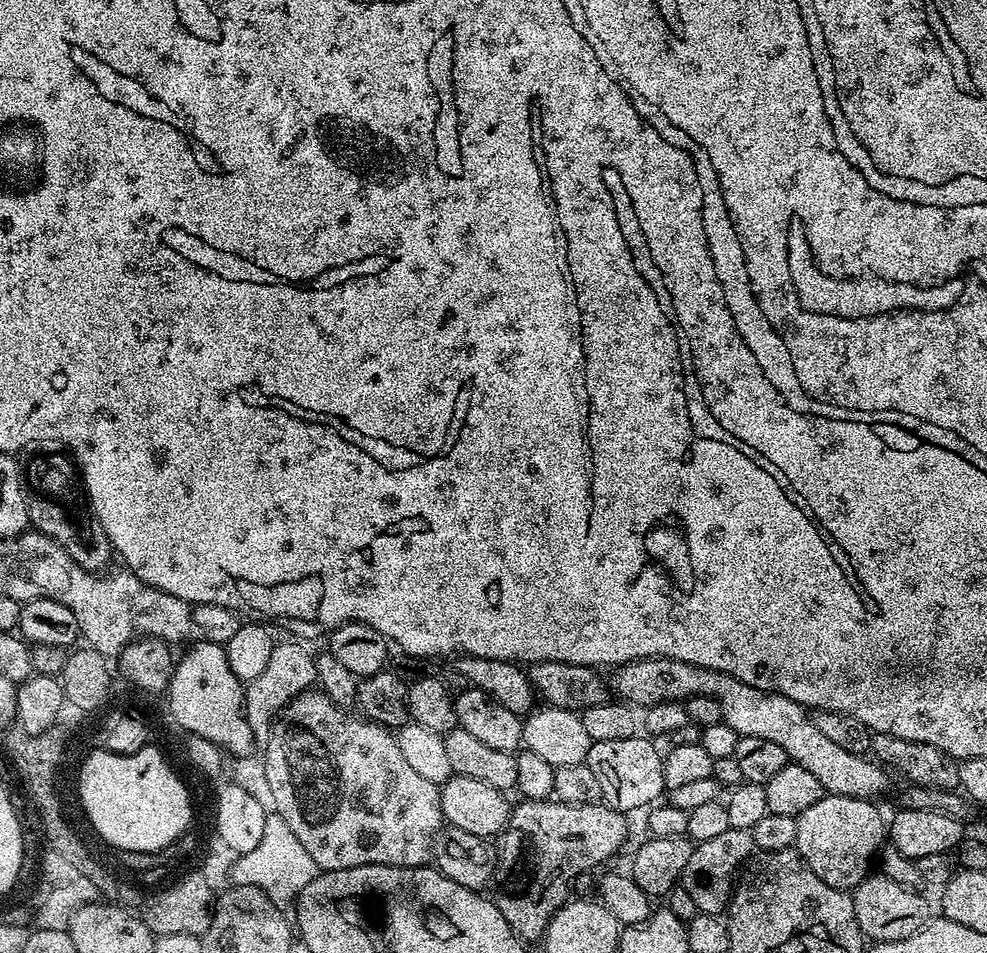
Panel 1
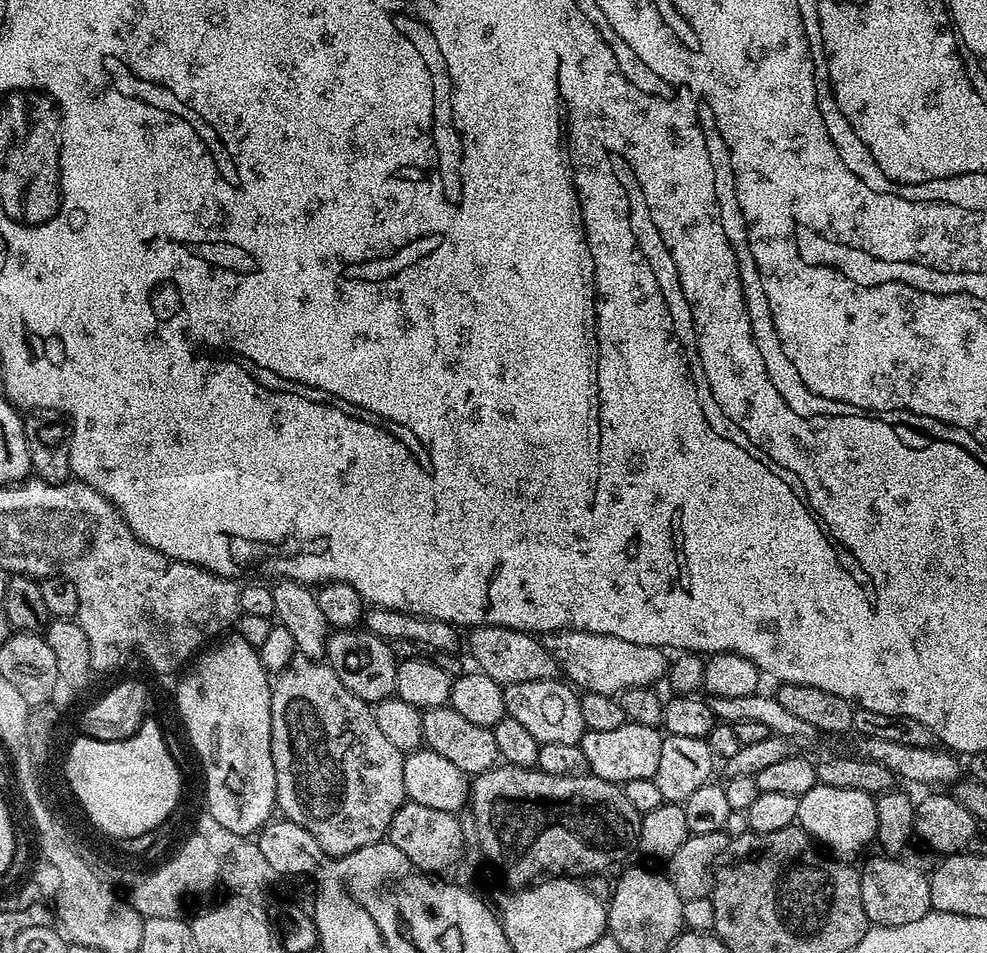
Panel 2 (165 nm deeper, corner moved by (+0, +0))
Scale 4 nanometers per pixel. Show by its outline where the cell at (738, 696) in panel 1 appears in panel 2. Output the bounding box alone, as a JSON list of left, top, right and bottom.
[542,628,670,696]

